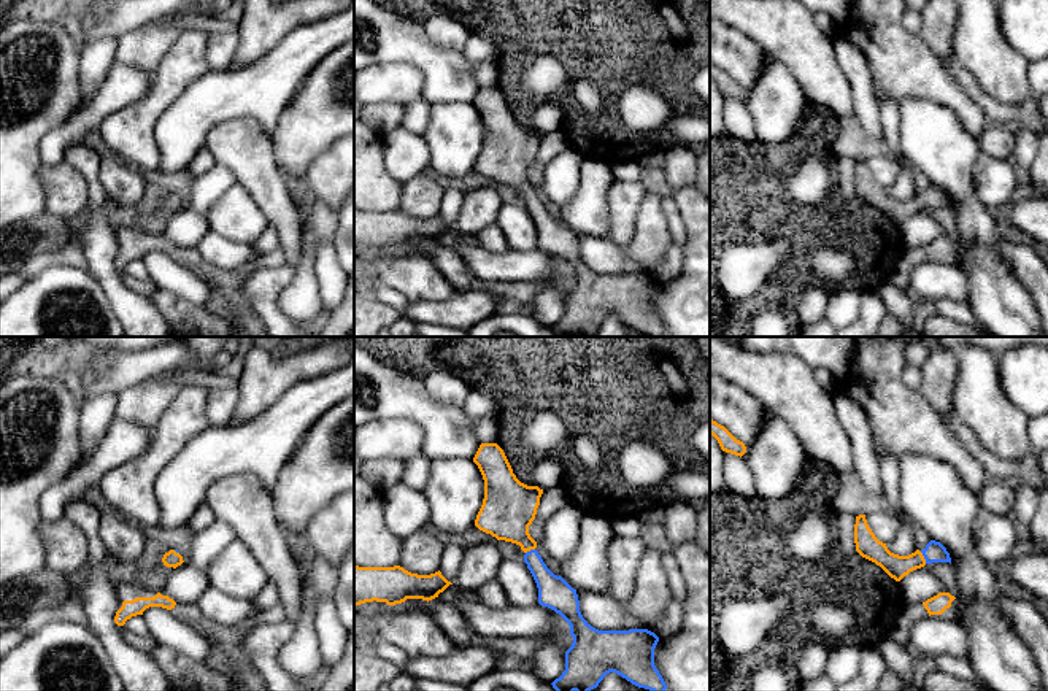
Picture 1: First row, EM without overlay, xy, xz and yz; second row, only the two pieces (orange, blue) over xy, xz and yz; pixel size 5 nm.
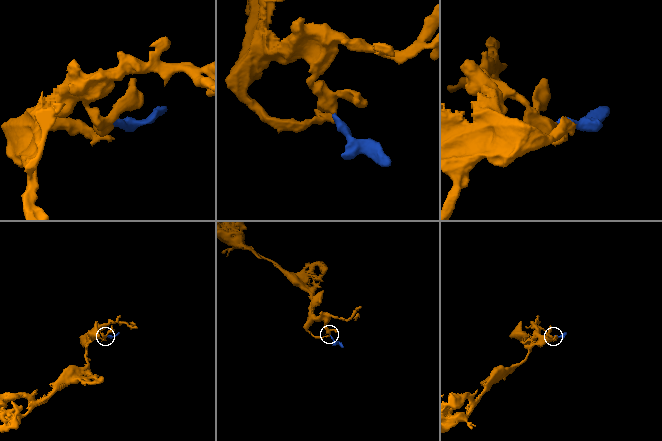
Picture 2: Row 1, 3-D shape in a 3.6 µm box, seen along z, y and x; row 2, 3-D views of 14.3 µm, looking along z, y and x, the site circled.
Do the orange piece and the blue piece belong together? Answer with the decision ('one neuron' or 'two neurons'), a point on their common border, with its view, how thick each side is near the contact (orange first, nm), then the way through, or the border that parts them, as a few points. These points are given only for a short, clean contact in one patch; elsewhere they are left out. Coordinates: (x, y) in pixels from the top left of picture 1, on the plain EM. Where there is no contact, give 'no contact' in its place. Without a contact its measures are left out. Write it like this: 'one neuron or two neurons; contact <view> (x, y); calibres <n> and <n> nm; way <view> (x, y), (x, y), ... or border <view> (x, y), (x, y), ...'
one neuron; contact yz (923, 202); calibres 120 and 110 nm; way yz (896, 210), (923, 202), (934, 196)

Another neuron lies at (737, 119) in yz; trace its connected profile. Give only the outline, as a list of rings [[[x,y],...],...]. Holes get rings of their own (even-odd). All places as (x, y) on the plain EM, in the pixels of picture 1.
[[[724,95],[722,118],[729,137],[757,141],[754,121],[740,100]]]

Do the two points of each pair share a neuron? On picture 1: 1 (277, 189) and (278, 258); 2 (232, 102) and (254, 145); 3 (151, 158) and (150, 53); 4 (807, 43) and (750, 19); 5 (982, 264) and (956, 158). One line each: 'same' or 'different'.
1: different
2: different
3: different
4: same
5: same

